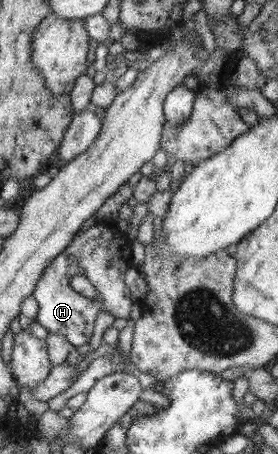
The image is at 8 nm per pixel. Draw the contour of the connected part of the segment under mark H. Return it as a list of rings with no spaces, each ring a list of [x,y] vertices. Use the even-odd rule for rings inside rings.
[[[100,219],[84,233],[76,233],[72,243],[60,253],[40,277],[32,296],[39,304],[35,321],[49,333],[63,335],[75,348],[89,343],[98,313],[86,313],[86,297],[74,291],[70,281],[75,275],[86,276],[96,288],[100,299],[92,299],[92,311],[109,312],[114,318],[130,319],[134,301],[124,283],[126,271],[131,267],[132,245],[126,233],[121,232],[114,220]]]

